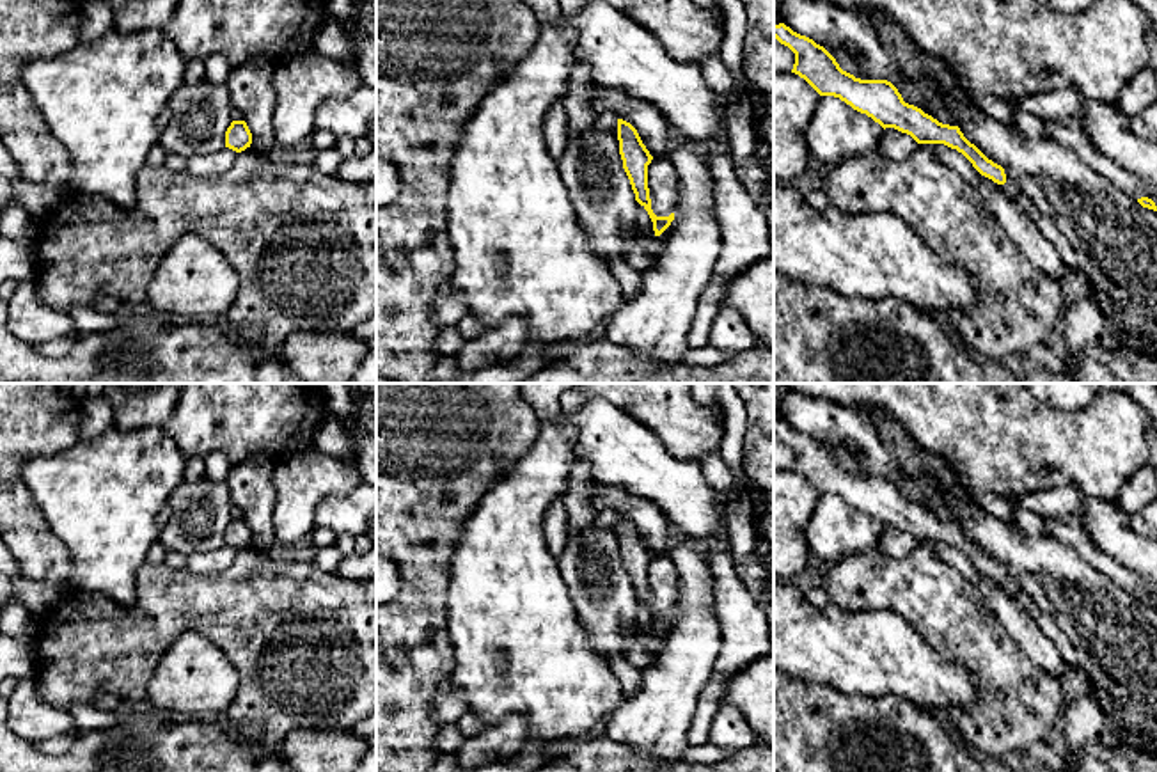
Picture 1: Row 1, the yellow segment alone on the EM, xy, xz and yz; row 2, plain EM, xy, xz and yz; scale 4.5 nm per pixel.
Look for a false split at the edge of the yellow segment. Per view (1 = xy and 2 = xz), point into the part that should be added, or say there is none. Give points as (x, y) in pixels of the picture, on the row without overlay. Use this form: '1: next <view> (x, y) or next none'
1: next none
2: next none

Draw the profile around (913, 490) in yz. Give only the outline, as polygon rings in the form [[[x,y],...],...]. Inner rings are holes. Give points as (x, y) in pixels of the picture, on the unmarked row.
[[[910,477],[903,479],[901,495],[914,504],[923,504],[925,500],[933,499],[933,493],[921,481]]]

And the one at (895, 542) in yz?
[[[885,525],[877,548],[885,555],[900,559],[910,554],[917,545],[919,541],[910,532]]]

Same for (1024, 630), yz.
[[[985,575],[978,586],[978,593],[1003,623],[1013,642],[1042,669],[1061,680],[1068,671],[1068,664],[1059,655],[1054,642],[1042,632],[1038,621],[1027,614],[1004,587]]]

